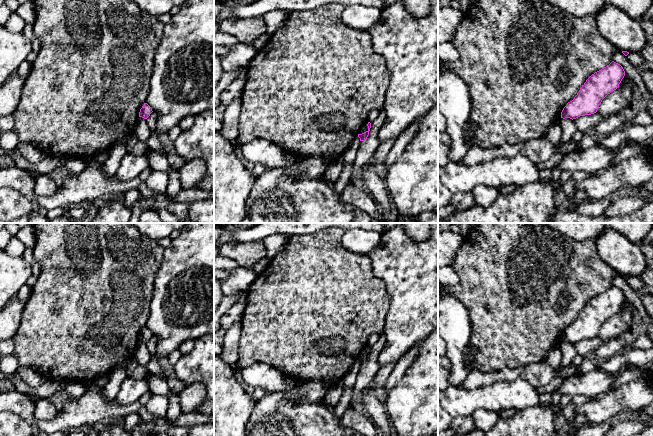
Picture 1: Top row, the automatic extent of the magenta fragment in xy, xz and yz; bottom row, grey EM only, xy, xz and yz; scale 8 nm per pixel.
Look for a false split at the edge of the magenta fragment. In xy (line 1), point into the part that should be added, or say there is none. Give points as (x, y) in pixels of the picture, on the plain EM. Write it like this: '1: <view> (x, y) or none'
1: none

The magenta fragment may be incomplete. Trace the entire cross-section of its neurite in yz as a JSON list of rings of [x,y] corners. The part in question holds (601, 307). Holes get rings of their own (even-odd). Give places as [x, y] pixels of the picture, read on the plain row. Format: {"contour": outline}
{"contour": [[[614,285],[595,296],[586,304],[574,323],[563,332],[561,342],[573,344],[596,337],[602,324],[619,311],[624,300],[623,291]]]}

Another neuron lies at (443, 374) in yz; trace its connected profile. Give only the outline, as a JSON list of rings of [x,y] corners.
[[[438,365],[438,389],[445,391],[449,386],[450,372],[441,365]]]

